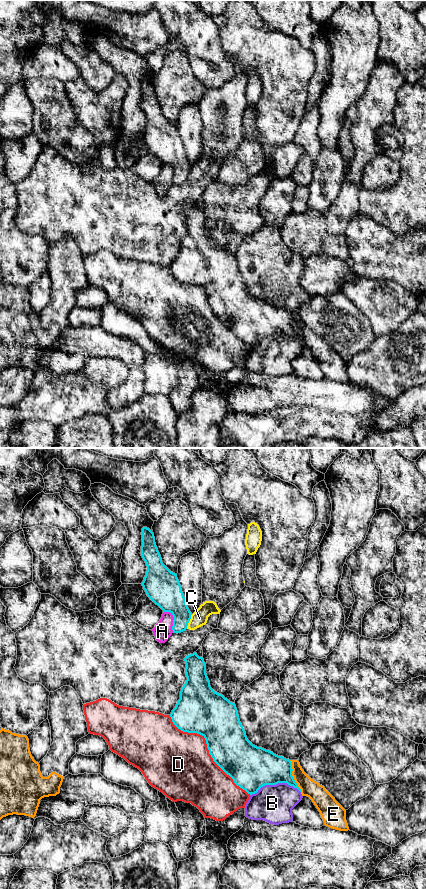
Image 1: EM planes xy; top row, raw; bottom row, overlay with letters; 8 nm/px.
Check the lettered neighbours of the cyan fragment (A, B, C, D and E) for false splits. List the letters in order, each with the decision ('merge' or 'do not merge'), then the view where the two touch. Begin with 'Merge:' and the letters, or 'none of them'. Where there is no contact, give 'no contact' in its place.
Merge: none of them
A: do not merge | xy
B: do not merge | xy
C: do not merge | xy
D: do not merge | xy
E: do not merge | xy

